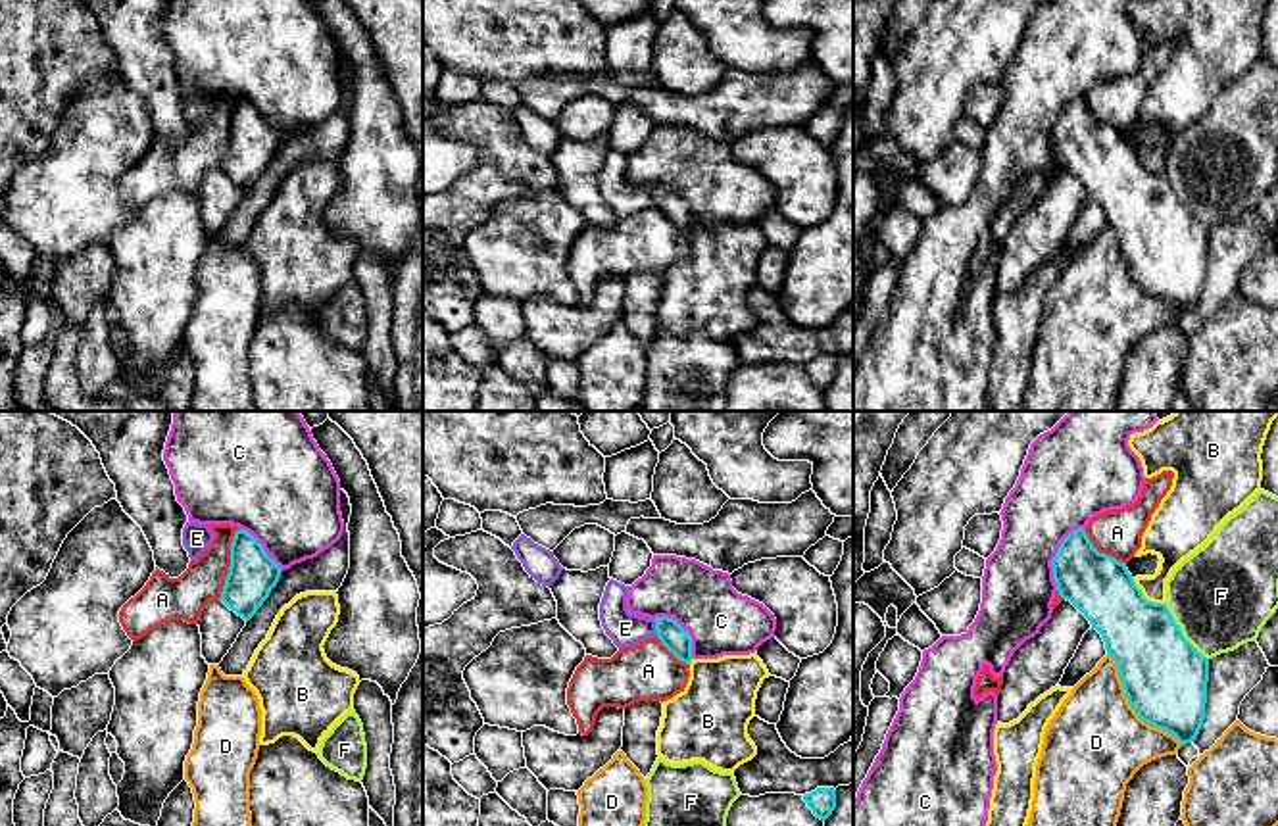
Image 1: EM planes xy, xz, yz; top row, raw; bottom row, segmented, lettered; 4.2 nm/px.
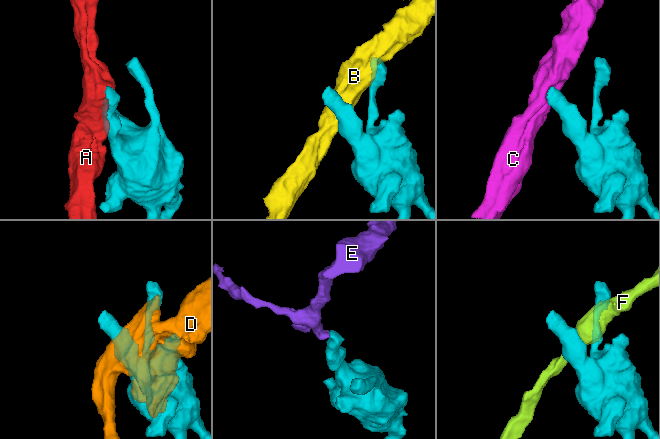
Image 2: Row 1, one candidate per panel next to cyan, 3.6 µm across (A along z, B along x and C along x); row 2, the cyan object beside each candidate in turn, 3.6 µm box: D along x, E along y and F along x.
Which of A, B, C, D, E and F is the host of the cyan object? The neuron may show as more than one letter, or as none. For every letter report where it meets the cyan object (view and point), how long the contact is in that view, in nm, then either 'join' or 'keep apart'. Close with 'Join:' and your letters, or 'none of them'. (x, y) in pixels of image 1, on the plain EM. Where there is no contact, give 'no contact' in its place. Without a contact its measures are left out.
A: xy (231, 133) | 300 nm | keep apart
B: yz (1144, 168) | 170 nm | keep apart
C: yz (1056, 125) | 300 nm | keep apart
D: yz (1130, 275) | 500 nm | keep apart
E: xz (656, 196) | 80 nm | join
F: yz (1180, 202) | 300 nm | keep apart
Join: E

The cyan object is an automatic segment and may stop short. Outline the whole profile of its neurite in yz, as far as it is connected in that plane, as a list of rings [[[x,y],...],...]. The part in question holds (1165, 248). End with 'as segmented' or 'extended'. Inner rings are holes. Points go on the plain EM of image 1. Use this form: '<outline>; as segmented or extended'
[[[1084,98],[1072,100],[1061,111],[1051,136],[1059,165],[1101,204],[1130,277],[1149,296],[1172,304],[1182,315],[1192,313],[1205,290],[1209,229],[1184,207],[1168,177],[1147,171],[1126,133],[1099,123]]]; as segmented

